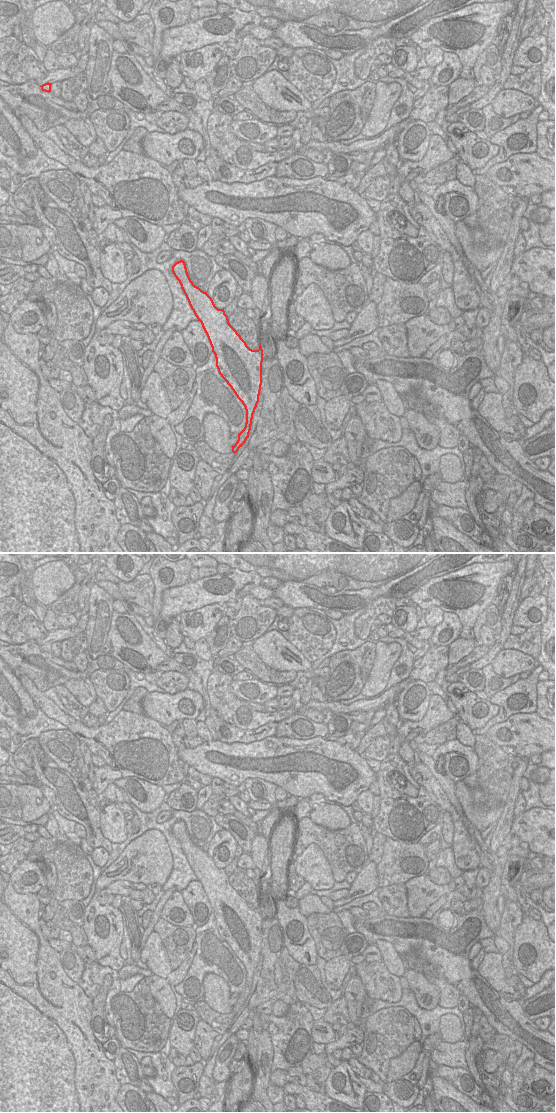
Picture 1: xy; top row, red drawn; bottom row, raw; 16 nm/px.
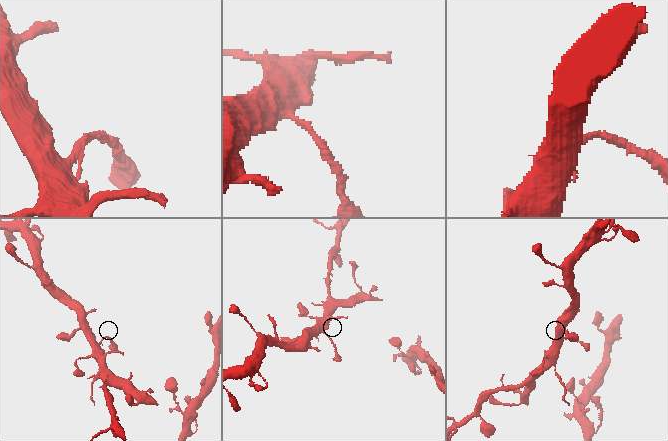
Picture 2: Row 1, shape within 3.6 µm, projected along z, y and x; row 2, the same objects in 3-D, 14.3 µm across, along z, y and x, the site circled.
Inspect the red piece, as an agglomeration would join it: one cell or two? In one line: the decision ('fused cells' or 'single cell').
fused cells

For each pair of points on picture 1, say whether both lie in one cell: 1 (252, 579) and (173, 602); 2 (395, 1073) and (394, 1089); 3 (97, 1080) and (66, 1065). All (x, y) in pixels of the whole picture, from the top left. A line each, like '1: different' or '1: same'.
1: same
2: different
3: same

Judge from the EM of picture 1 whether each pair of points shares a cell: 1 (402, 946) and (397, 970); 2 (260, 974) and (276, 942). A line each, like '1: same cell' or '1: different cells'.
1: different cells
2: same cell

